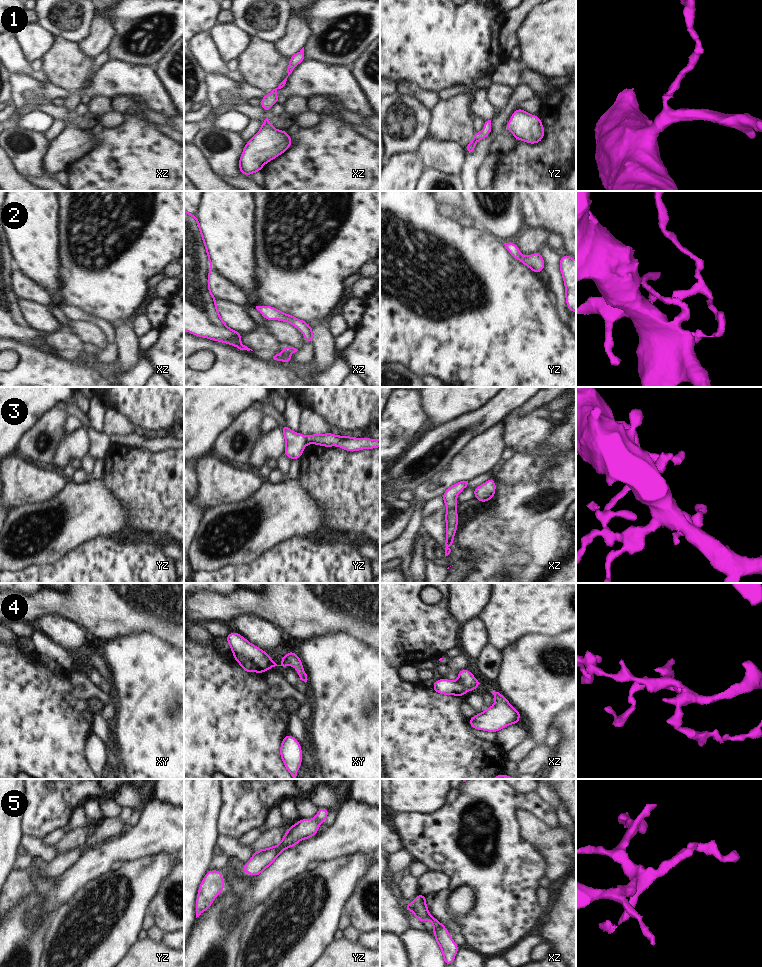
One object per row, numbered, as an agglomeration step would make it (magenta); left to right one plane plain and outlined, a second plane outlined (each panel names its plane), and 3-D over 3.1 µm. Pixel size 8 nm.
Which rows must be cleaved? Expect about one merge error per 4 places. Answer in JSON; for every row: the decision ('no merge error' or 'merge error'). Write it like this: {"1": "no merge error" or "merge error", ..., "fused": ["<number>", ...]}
{"1": "no merge error", "2": "no merge error", "3": "merge error", "4": "no merge error", "5": "no merge error", "fused": ["3"]}

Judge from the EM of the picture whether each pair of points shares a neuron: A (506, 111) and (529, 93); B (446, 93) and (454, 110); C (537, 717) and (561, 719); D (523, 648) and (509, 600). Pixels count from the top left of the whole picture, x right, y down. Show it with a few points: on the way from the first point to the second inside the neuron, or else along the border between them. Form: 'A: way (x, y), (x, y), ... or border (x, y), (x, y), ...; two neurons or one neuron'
A: way (512, 105), (523, 94); one neuron
B: border (470, 95), (458, 93), (447, 99), (440, 100); two neurons
C: border (565, 707), (554, 716), (548, 727); two neurons
D: border (543, 634), (523, 635), (508, 644), (501, 651); two neurons

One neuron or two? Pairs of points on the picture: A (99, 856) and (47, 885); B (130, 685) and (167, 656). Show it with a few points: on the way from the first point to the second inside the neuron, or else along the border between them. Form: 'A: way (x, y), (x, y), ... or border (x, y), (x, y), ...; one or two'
A: border (58, 877), (56, 900), (59, 903); two
B: way (139, 684), (158, 665); one

